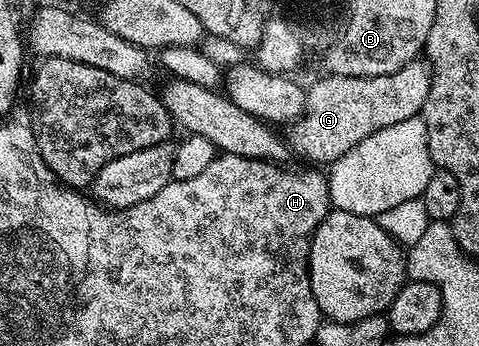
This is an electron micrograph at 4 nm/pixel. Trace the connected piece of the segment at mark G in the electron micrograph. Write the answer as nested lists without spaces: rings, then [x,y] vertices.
[[[420,59],[406,63],[390,75],[346,77],[343,73],[332,73],[327,76],[307,86],[304,114],[286,129],[289,150],[295,156],[297,153],[305,157],[308,163],[336,161],[374,131],[417,116],[423,110],[432,82],[431,68]]]

